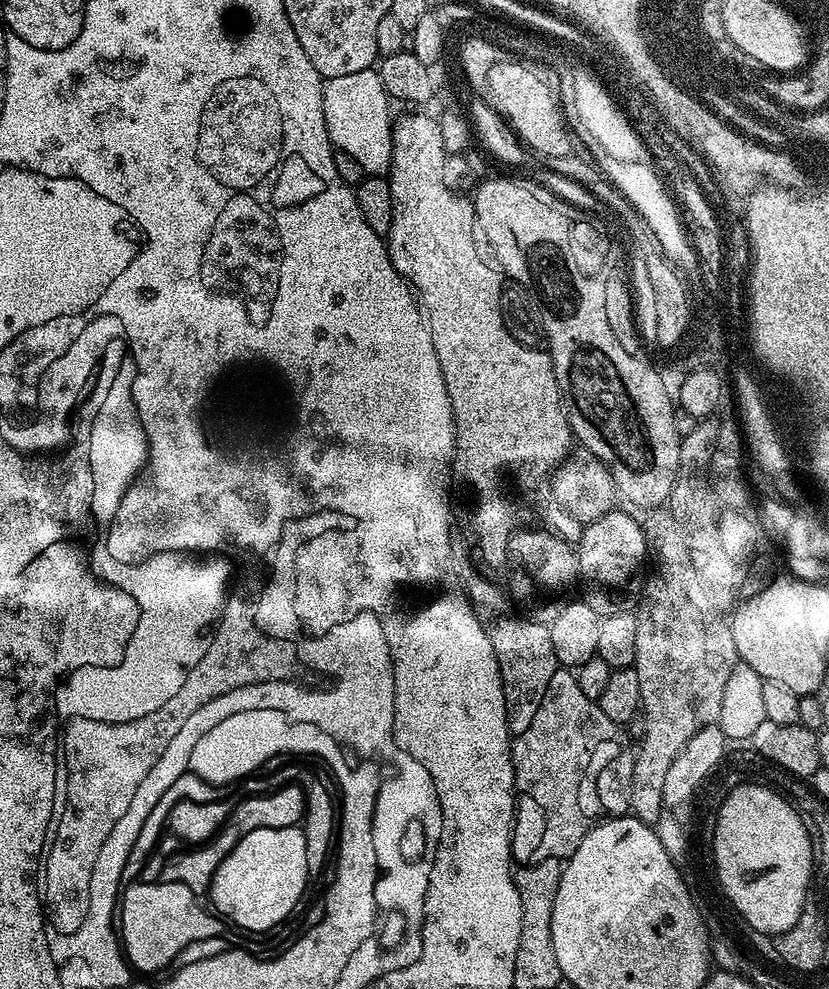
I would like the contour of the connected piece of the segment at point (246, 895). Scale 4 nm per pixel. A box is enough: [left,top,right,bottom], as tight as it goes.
[216,830,308,912]

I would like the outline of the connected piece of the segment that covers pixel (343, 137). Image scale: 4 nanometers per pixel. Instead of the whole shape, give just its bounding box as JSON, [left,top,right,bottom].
[324,68,392,176]

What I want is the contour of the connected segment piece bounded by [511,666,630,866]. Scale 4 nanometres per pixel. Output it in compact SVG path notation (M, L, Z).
M563 666L557 667L552 685L548 687L542 706L538 706L538 714L534 714L534 722L529 728L512 742L512 761L516 775L516 790L519 796L518 811L512 825L512 857L517 865L537 864L546 858L563 861L578 850L578 842L586 838L590 830L588 824L596 827L592 820L596 816L596 796L592 796L592 776L620 752L620 744L630 738L629 733L621 725L610 722L601 710L597 701L586 698L582 694L582 686L578 686L576 672Z

